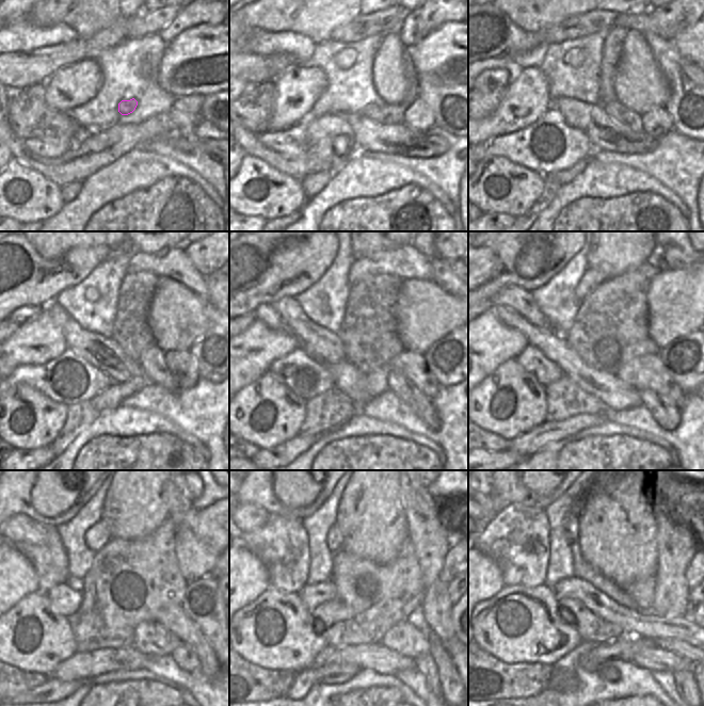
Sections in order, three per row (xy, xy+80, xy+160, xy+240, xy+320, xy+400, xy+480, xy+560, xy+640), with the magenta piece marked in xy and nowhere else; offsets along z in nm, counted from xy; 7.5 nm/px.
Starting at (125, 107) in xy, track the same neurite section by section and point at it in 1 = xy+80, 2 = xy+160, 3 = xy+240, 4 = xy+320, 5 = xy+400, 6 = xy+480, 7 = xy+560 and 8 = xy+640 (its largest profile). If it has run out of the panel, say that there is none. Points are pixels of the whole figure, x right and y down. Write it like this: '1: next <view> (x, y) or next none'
1: next xy+80 (372, 111)
2: next xy+160 (620, 114)
3: next xy+240 (153, 359)
4: next xy+320 (421, 405)
5: next xy+400 (666, 414)
6: next xy+480 (186, 657)
7: next xy+560 (440, 657)
8: next xy+640 (685, 683)

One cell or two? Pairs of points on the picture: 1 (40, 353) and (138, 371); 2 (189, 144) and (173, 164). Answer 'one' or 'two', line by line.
1: two
2: two

